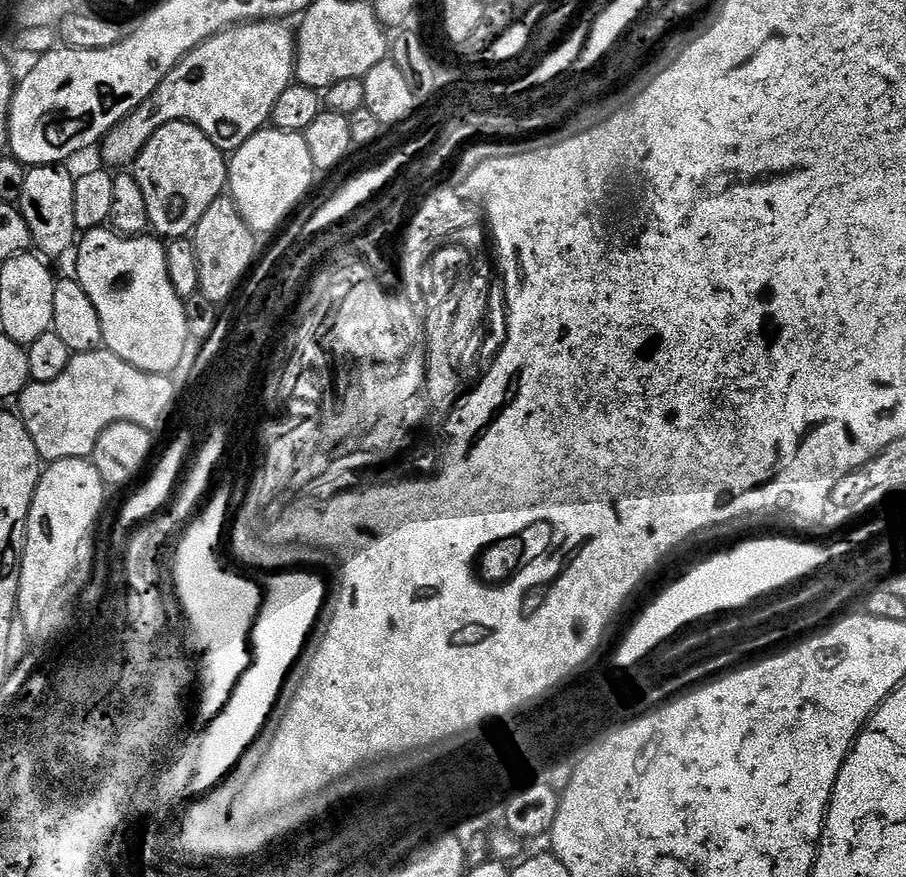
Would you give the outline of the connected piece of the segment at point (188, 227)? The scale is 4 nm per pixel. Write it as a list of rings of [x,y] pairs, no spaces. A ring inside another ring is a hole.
[[[179,120],[162,126],[146,142],[134,162],[134,175],[150,210],[151,231],[157,237],[178,240],[191,237],[210,202],[225,195],[228,160],[198,126]]]

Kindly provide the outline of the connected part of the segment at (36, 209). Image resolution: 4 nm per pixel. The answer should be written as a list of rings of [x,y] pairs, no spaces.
[[[38,164],[28,168],[26,186],[18,205],[30,226],[32,243],[41,257],[64,256],[73,251],[78,240],[78,229],[74,222],[74,186],[76,176],[67,172],[64,164]]]

